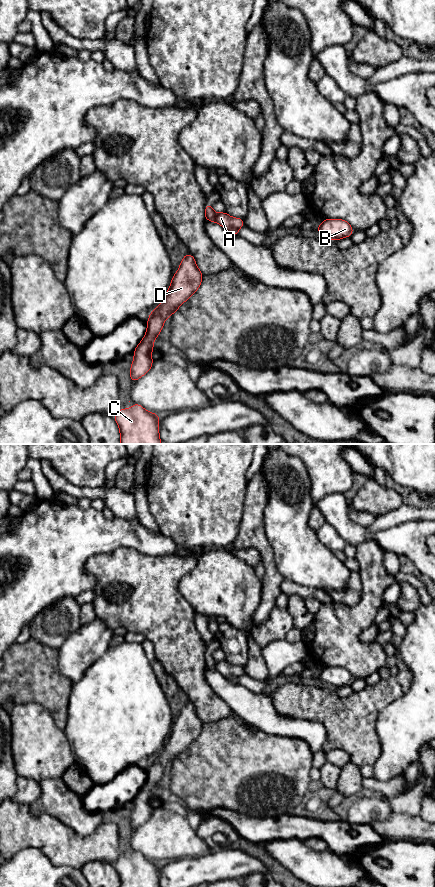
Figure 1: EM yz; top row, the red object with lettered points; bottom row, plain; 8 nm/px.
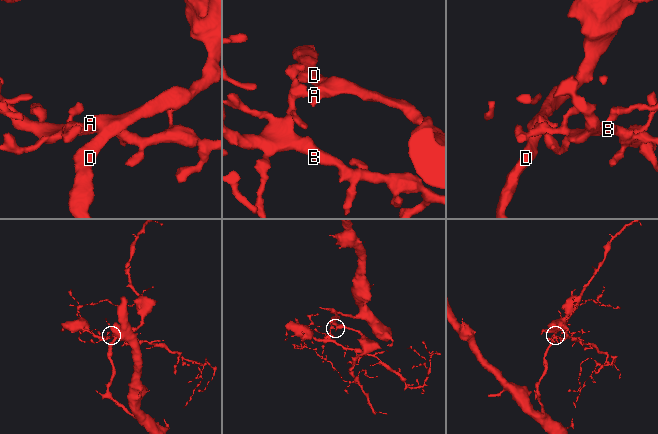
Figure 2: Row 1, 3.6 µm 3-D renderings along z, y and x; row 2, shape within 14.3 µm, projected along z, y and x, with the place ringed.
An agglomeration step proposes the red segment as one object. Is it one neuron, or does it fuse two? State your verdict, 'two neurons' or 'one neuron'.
two neurons

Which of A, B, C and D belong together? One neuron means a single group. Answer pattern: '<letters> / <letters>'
A C D / B

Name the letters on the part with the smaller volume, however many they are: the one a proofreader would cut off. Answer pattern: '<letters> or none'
B

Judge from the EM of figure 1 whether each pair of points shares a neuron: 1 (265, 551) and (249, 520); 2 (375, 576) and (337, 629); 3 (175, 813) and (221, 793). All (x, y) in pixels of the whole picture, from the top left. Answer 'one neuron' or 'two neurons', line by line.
1: one neuron
2: one neuron
3: two neurons

